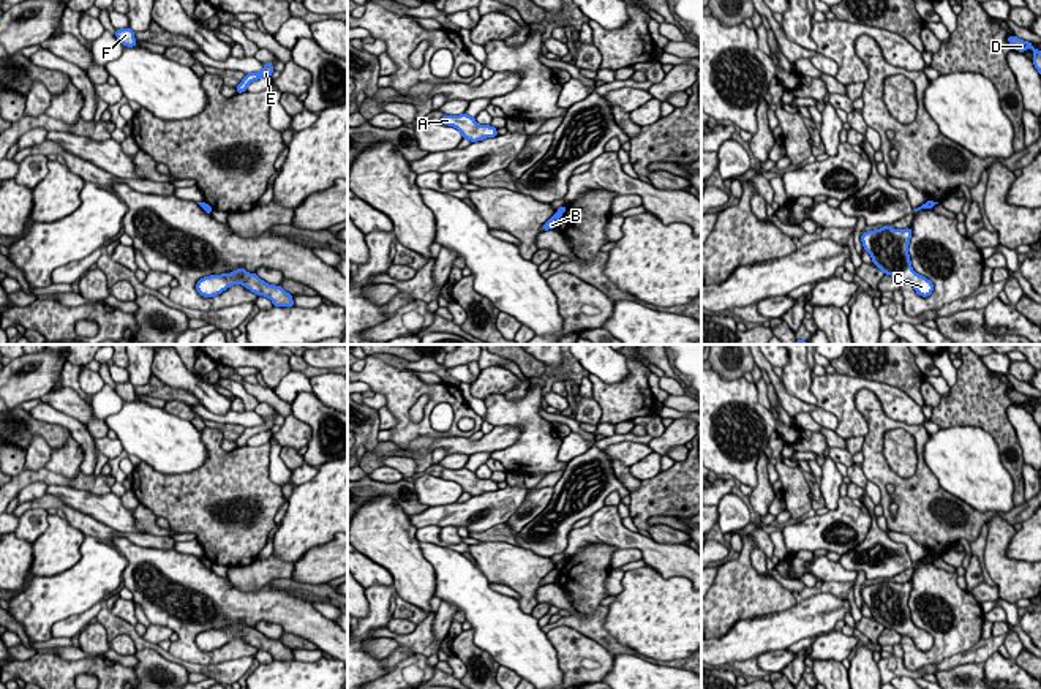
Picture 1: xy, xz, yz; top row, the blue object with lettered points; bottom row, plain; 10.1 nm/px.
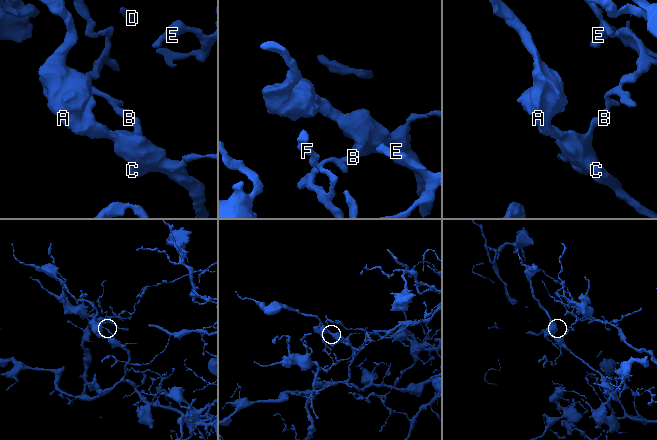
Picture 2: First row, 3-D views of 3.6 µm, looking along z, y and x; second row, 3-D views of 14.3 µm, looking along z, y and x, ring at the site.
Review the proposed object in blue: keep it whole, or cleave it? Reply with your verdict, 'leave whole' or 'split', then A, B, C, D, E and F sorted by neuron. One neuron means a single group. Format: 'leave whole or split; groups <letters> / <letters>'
split; groups A C / B D E F

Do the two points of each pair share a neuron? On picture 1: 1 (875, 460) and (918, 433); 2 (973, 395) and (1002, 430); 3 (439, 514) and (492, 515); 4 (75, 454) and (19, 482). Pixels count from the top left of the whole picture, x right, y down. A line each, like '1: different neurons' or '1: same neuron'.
1: same neuron
2: same neuron
3: same neuron
4: different neurons

